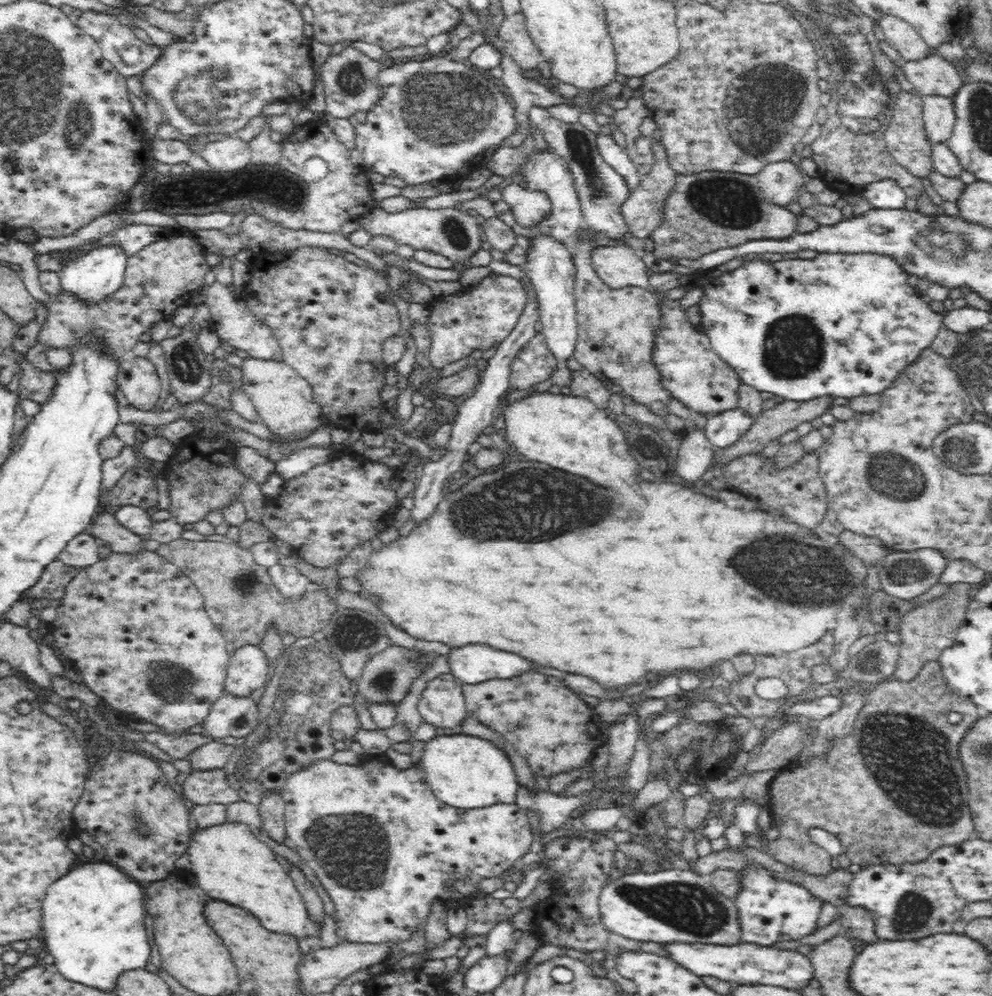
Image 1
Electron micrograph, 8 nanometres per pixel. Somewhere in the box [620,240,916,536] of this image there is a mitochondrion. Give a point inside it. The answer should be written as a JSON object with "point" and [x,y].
{"point":[793,347]}

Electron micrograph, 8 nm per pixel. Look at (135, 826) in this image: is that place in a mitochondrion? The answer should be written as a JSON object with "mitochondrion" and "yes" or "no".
{"mitochondrion":"yes"}

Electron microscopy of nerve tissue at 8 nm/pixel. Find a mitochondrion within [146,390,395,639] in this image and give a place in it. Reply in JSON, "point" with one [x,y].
{"point":[245,582]}

